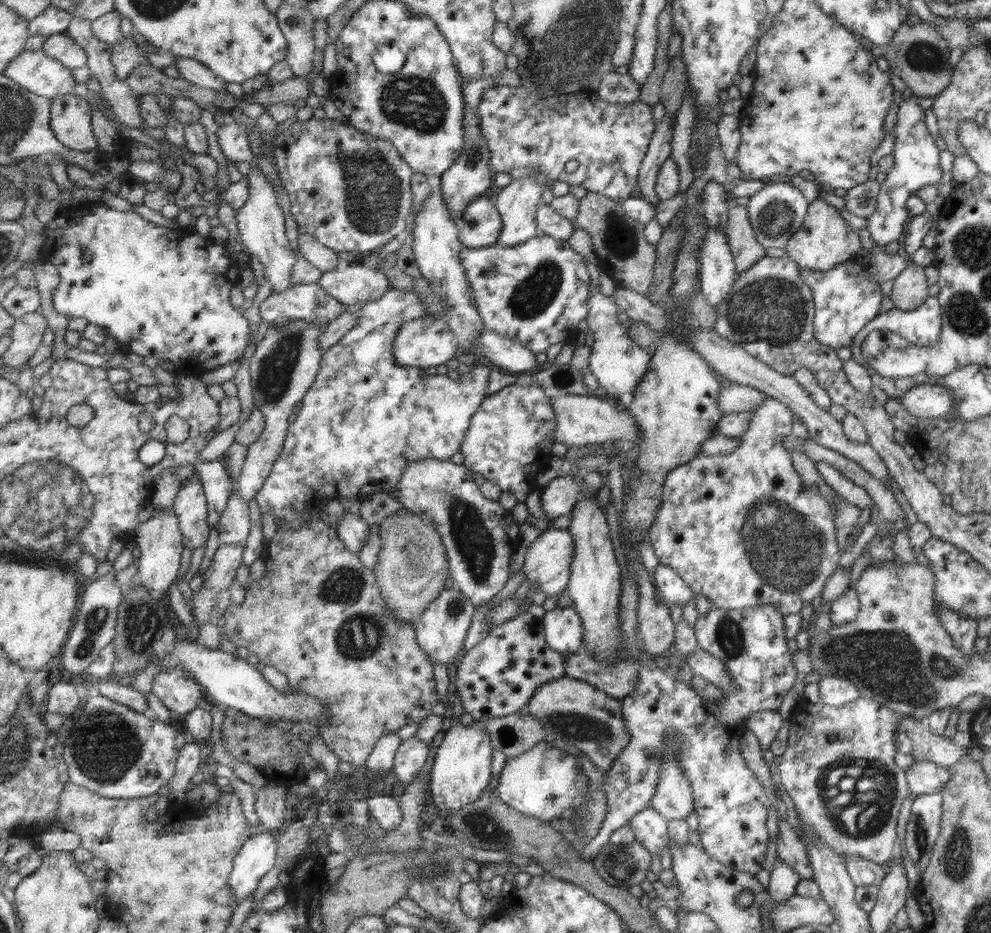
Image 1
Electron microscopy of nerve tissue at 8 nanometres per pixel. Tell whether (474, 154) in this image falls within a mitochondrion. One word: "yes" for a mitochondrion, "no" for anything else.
yes

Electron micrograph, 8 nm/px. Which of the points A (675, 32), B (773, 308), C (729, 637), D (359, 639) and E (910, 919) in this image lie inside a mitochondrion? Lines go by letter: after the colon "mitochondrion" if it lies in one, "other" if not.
A: other
B: mitochondrion
C: mitochondrion
D: mitochondrion
E: other

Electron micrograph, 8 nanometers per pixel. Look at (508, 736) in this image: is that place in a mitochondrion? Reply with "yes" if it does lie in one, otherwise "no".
yes

